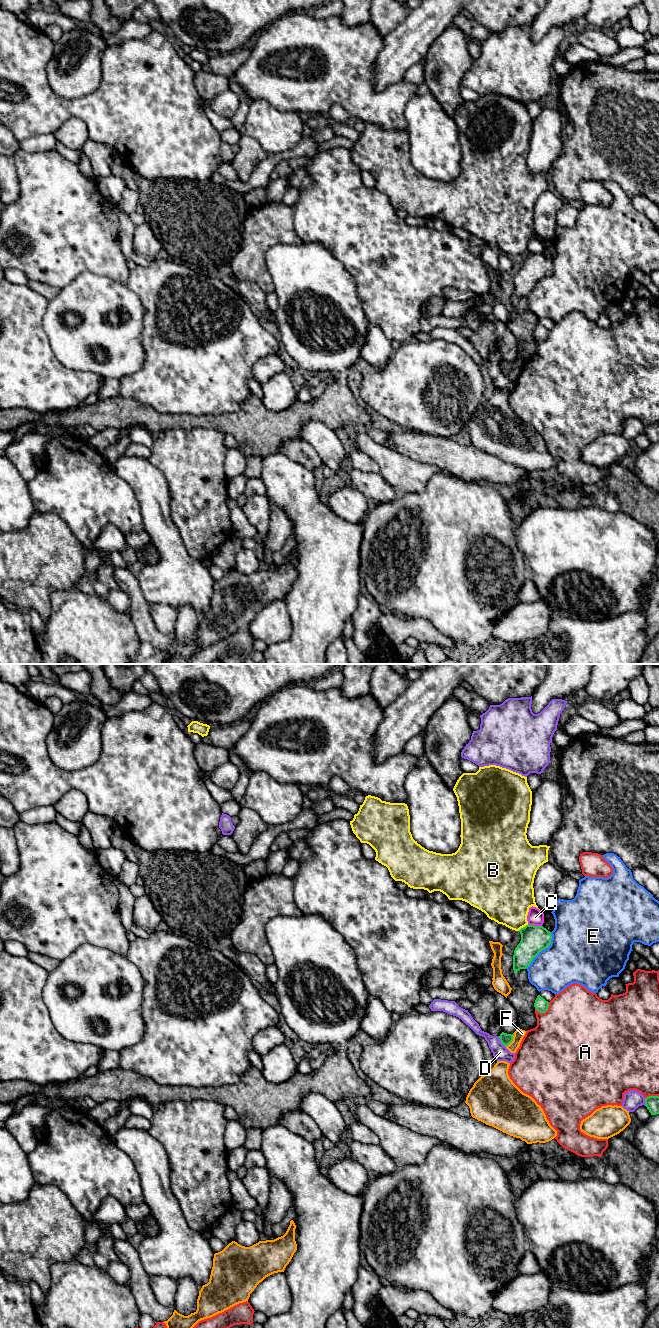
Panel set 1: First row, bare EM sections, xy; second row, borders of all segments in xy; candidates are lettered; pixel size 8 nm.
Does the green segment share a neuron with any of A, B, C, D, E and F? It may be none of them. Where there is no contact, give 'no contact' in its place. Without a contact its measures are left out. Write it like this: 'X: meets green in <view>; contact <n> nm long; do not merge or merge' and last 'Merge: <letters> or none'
A: meets green in xy; contact 130 nm long; do not merge
B: meets green in xy; contact 100 nm long; do not merge
C: meets green in xy; contact 110 nm long; do not merge
D: meets green in xy; contact 110 nm long; do not merge
E: meets green in xy; contact 360 nm long; do not merge
F: meets green in xy; contact 130 nm long; do not merge
Merge: none

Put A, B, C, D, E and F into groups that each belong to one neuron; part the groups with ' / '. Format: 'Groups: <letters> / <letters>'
Groups: A / B / C / D / E / F

